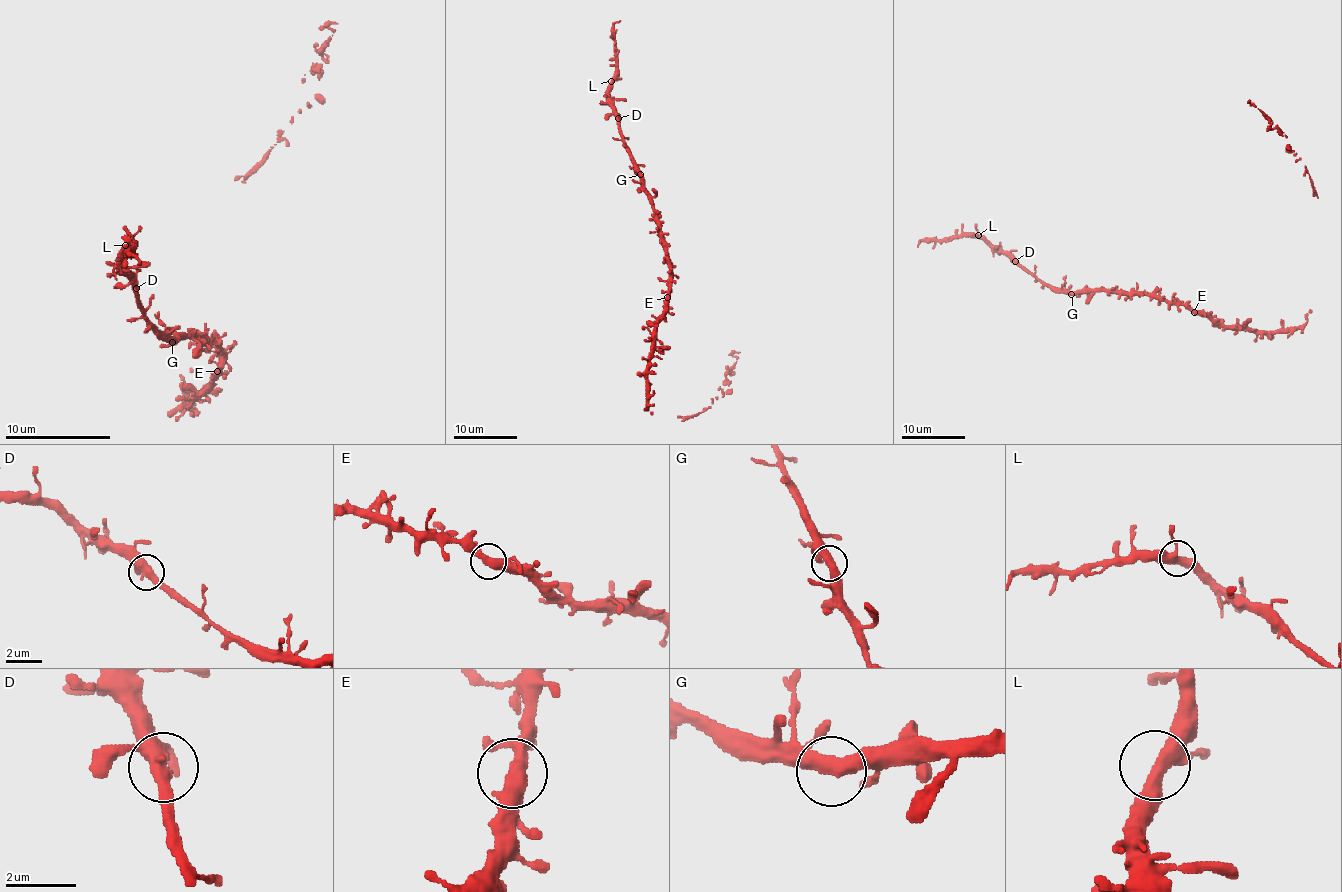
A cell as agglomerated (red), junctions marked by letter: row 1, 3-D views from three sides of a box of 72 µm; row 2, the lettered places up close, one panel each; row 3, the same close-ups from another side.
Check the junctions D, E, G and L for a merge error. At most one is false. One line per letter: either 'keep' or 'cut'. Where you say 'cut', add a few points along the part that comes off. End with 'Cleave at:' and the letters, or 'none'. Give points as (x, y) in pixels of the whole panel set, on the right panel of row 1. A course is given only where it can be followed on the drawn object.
D: keep
E: keep
G: keep
L: keep
Cleave at: none

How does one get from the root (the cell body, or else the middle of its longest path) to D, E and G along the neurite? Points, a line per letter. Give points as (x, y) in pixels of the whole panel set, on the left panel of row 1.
D: (193, 397), (220, 369), (222, 355), (220, 350), (212, 342), (198, 337), (170, 340), (138, 305), (135, 287)
E: (193, 397), (217, 371)
G: (193, 397), (214, 376), (222, 355), (212, 342), (198, 337), (177, 337), (172, 342)

